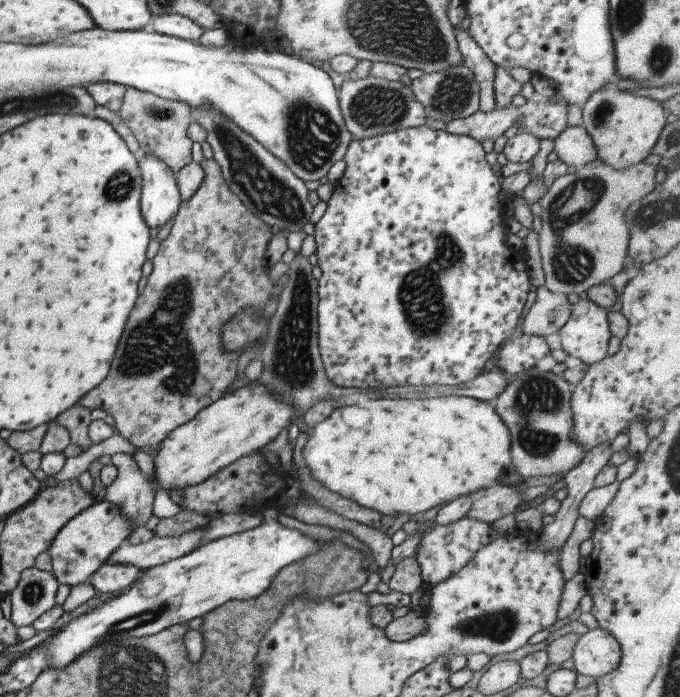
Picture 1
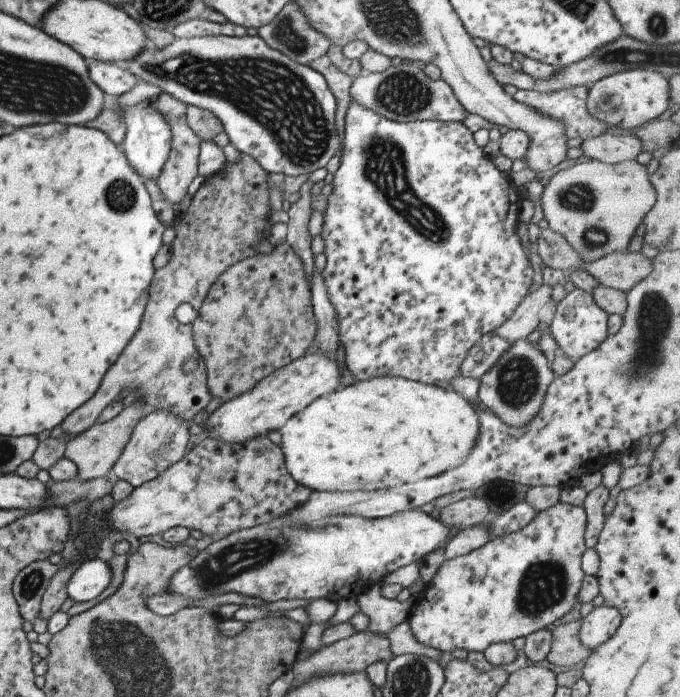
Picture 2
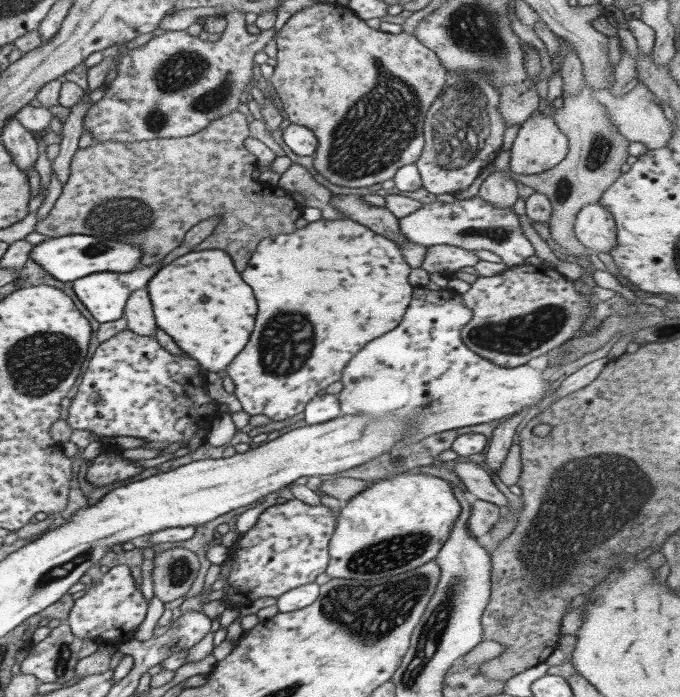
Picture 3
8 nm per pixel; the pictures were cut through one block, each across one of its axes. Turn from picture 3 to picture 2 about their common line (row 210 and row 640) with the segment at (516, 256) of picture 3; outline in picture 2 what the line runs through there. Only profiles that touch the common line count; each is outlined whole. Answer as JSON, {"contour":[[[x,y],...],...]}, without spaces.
{"contour":[[[557,501],[537,513],[525,527],[502,537],[493,537],[467,554],[445,559],[434,570],[432,579],[423,587],[421,594],[412,600],[414,609],[407,623],[413,638],[420,645],[441,652],[483,652],[491,643],[509,642],[518,636],[526,637],[547,628],[565,616],[575,604],[584,575],[580,558],[586,549],[585,527],[586,514],[582,506]]]}

